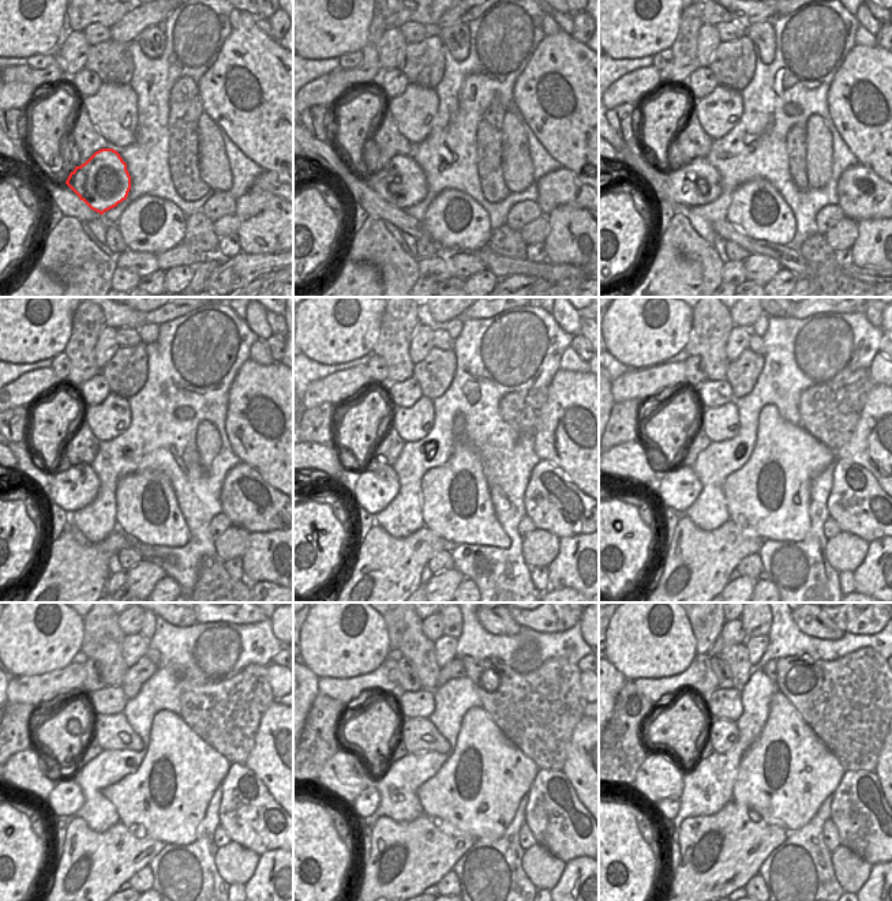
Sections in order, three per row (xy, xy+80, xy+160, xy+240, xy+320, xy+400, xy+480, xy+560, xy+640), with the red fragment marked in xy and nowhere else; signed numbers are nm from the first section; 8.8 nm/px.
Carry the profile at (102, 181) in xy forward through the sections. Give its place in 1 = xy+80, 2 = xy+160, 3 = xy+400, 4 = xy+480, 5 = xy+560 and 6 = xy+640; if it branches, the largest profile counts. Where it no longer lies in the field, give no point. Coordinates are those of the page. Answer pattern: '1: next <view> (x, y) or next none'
1: next xy+80 (403, 183)
2: next xy+160 (696, 183)
3: next xy+400 (677, 488)
4: next xy+480 (66, 798)
5: next xy+560 (366, 803)
6: next xy+640 (667, 808)

